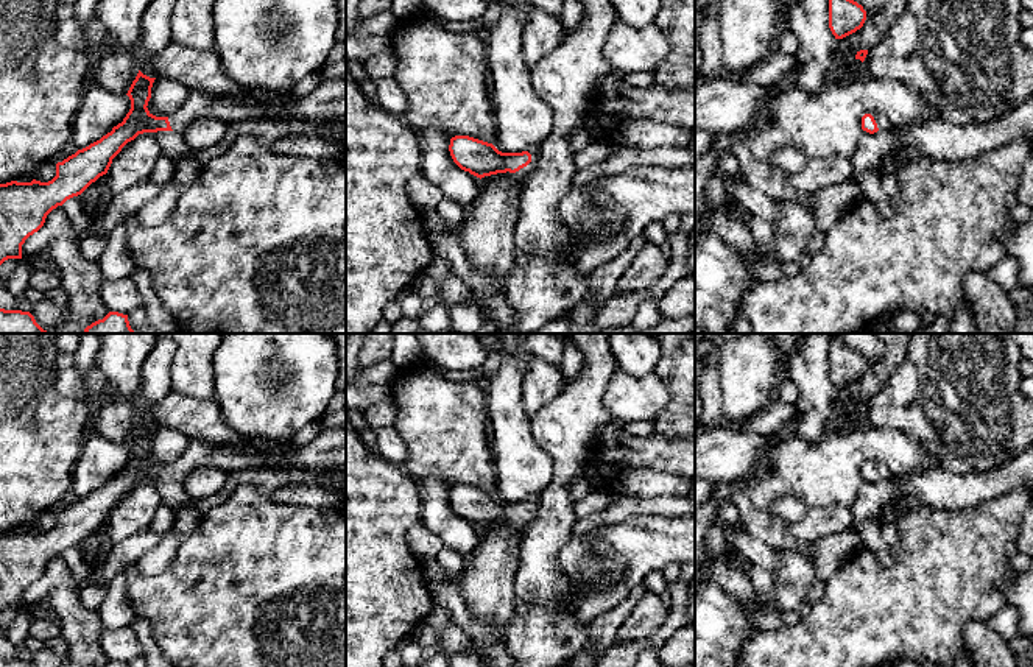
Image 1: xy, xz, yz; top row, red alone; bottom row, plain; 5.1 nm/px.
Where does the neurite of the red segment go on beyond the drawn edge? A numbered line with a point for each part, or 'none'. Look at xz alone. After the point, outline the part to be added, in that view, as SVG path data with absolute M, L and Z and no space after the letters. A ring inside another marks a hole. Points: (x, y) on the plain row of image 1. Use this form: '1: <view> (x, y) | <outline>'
1: xz (525, 521) | M531 497L531 499L527 499L527 500L531 503L531 511L527 516L516 521L517 527L522 528L522 530L531 524L531 521L536 516L536 511L538 511L538 497Z

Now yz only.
1: yz (882, 471) | M873 463L873 466L874 466L876 472L877 472L879 480L891 478L891 472L883 463Z

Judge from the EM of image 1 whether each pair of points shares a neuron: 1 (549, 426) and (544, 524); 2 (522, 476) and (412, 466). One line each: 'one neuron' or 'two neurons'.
1: one neuron
2: two neurons

